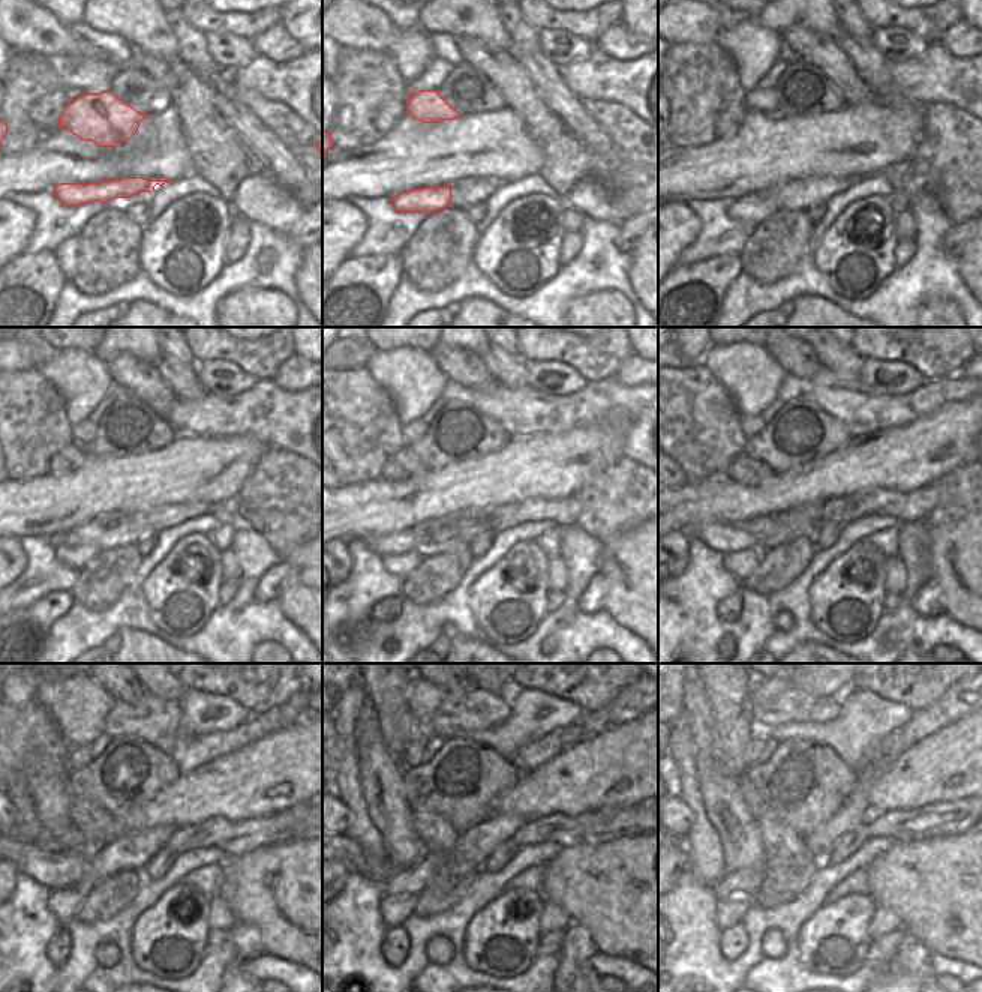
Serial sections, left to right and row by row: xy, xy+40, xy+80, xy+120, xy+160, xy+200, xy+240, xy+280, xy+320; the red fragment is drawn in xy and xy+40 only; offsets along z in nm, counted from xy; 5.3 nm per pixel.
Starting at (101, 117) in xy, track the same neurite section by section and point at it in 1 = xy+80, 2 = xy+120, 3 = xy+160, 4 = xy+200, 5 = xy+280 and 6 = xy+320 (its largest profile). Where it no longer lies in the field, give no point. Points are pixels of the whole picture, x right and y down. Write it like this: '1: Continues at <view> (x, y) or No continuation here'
1: Continues at xy+80 (759, 99)
2: Continues at xy+120 (81, 434)
3: Continues at xy+160 (413, 431)
4: Continues at xy+200 (750, 425)
5: Continues at xy+280 (411, 757)
6: Continues at xy+320 (750, 755).

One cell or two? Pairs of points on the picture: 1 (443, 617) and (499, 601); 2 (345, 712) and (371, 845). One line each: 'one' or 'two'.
1: two
2: one

